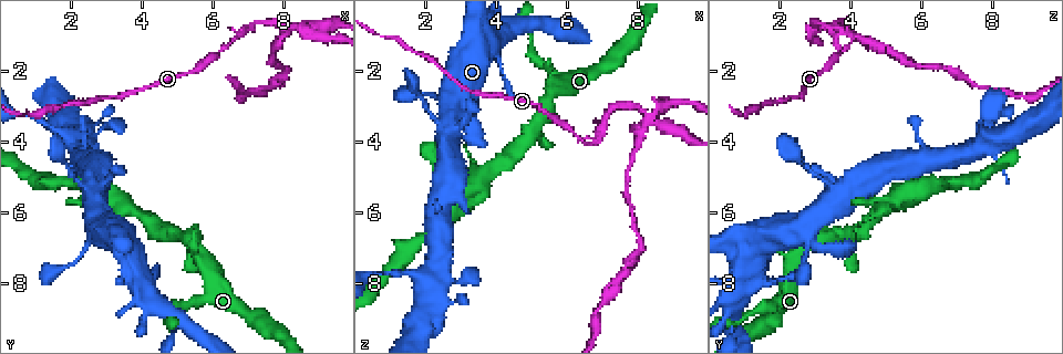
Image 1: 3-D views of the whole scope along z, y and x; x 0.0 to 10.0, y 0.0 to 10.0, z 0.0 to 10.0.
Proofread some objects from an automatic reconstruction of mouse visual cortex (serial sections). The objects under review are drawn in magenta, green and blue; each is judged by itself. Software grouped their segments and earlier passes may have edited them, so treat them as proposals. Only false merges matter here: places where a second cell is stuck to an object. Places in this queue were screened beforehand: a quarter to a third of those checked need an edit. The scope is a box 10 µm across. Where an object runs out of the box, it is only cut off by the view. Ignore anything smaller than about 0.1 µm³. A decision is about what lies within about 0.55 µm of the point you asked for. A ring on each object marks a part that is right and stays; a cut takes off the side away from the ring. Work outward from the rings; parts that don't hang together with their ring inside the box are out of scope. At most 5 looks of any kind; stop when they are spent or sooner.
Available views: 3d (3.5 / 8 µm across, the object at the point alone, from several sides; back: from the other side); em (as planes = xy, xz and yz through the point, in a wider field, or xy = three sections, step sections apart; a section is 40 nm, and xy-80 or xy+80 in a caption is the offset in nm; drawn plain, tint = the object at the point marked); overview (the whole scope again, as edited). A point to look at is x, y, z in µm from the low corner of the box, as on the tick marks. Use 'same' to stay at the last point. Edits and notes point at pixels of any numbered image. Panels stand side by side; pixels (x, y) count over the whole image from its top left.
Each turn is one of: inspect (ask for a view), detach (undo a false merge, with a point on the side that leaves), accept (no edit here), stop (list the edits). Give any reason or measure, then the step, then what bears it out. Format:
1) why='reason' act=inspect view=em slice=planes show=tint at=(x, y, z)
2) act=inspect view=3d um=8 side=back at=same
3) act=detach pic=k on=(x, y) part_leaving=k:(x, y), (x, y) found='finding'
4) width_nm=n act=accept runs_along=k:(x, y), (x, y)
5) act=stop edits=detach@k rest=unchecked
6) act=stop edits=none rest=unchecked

why='sharp bend' act=inspect view=3d um=3.5 at=(6.60, 1.00, 4.10)

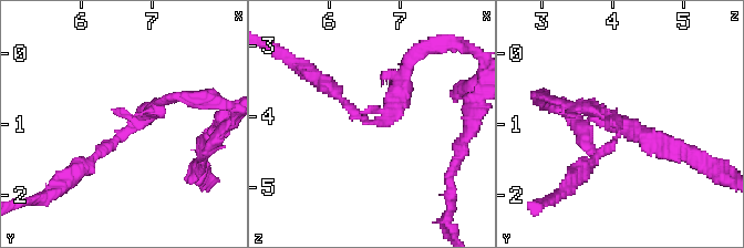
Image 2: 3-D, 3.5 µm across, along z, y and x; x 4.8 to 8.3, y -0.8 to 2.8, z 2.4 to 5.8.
arm_widths_nm=150,200 why='shape alone is not enough' act=inspect view=em slice=xy step=1 show=tint at=(6.65, 1.05, 4.05)

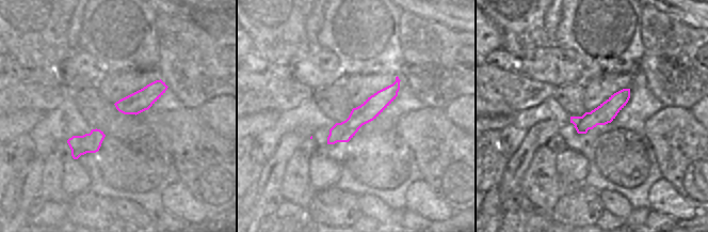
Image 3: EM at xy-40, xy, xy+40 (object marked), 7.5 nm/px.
why='cut it another way' act=inspect view=em slice=xy step=5 show=tint at=same

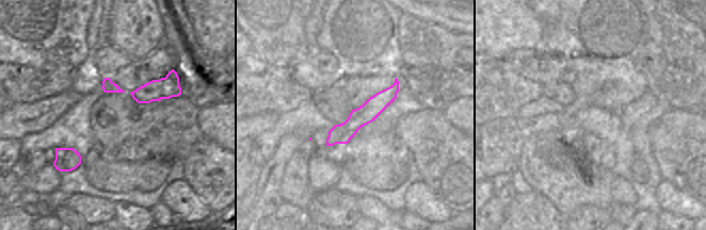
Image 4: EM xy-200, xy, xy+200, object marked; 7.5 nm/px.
act=accept found='one cell here'

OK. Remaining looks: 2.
why='four-way junction' act=inspect view=3d um=8 at=(8.25, 0.85, 3.25)

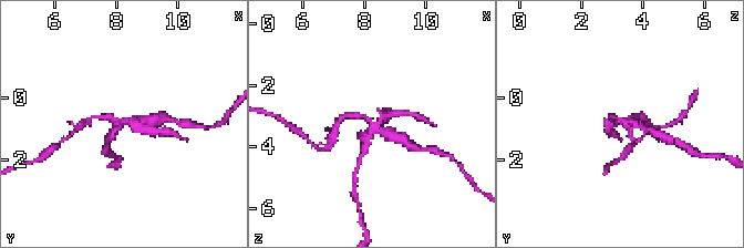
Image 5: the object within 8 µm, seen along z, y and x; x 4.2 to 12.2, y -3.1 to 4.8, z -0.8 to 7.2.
act=inspect view=em slice=xy step=3 show=tint at=same

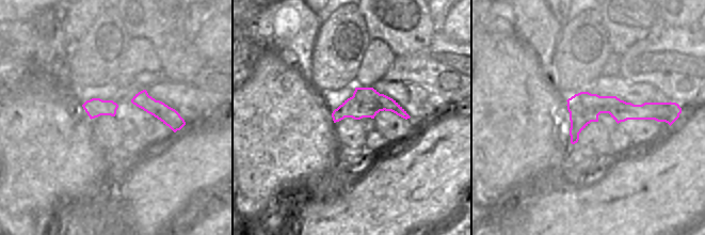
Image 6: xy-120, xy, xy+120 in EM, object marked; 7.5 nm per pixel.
width_nm=220 act=detach pic=5 on=(144, 130) part_leaving=5:(371, 127), (358, 167) found='two cells meet here'

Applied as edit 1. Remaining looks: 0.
act=stop edits=detach@5 rest=unchecked

